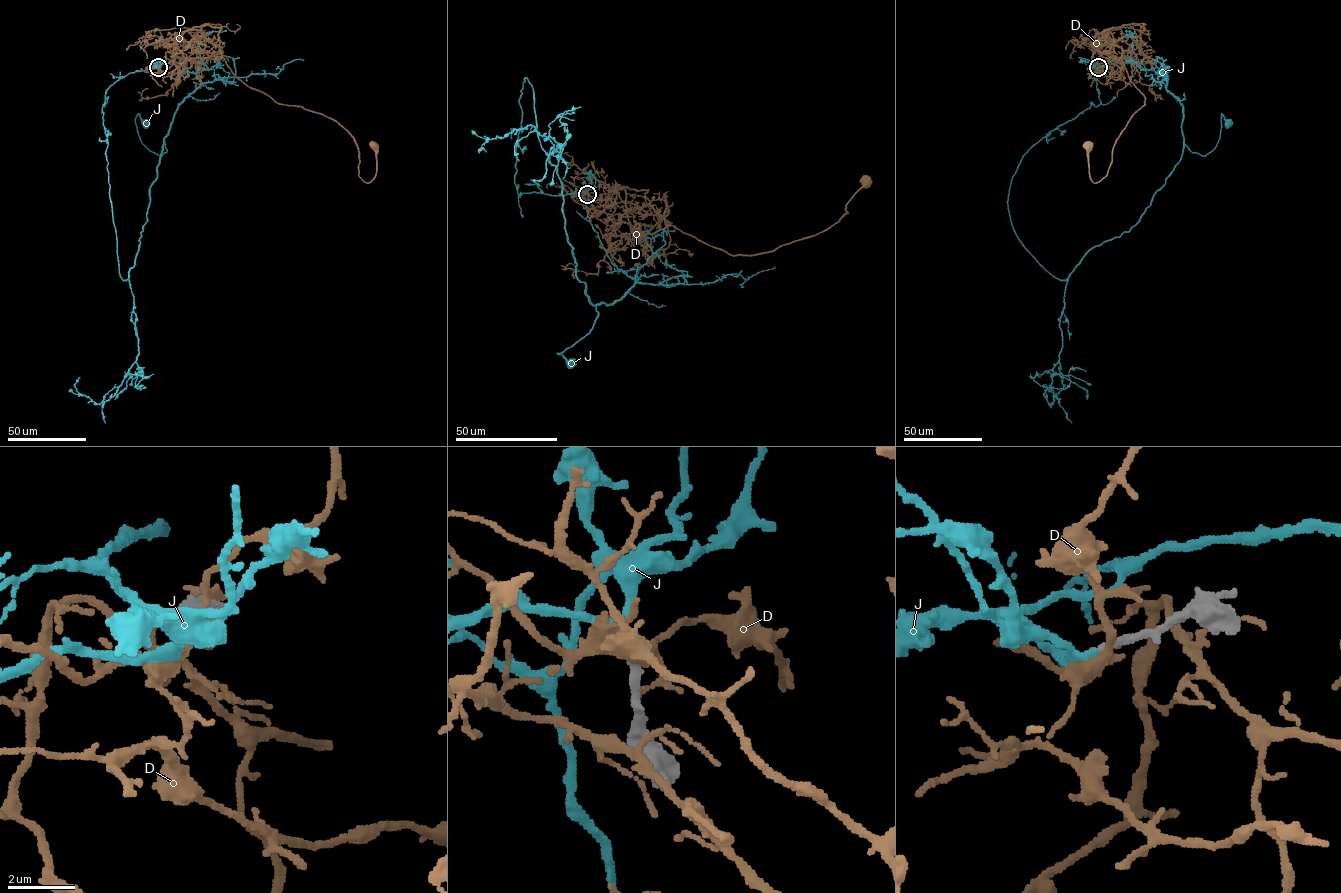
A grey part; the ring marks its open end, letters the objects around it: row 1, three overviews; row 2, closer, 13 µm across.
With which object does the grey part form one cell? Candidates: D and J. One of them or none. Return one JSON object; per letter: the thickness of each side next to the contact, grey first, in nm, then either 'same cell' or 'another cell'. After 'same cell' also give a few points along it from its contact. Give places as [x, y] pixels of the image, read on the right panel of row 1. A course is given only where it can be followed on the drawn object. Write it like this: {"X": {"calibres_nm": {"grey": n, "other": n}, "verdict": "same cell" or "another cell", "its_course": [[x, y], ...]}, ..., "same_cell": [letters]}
{"D": {"calibres_nm": {"grey": 280, "other": 280}, "verdict": "another cell"}, "J": {"calibres_nm": {"grey": 240, "other": 190}, "verdict": "same cell", "its_course": [[1097, 67], [1154, 63], [1182, 106], [1184, 143], [1191, 151], [1212, 151], [1222, 114], [1228, 121]]}, "same_cell": ["J"]}

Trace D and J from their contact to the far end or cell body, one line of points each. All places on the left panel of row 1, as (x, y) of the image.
D: (159, 67), (165, 53), (194, 39), (277, 102), (335, 120), (354, 139), (365, 182), (376, 171), (373, 147)
J: (158, 67), (160, 61), (180, 63), (201, 84), (178, 106), (161, 156), (140, 139), (135, 118), (145, 121)

